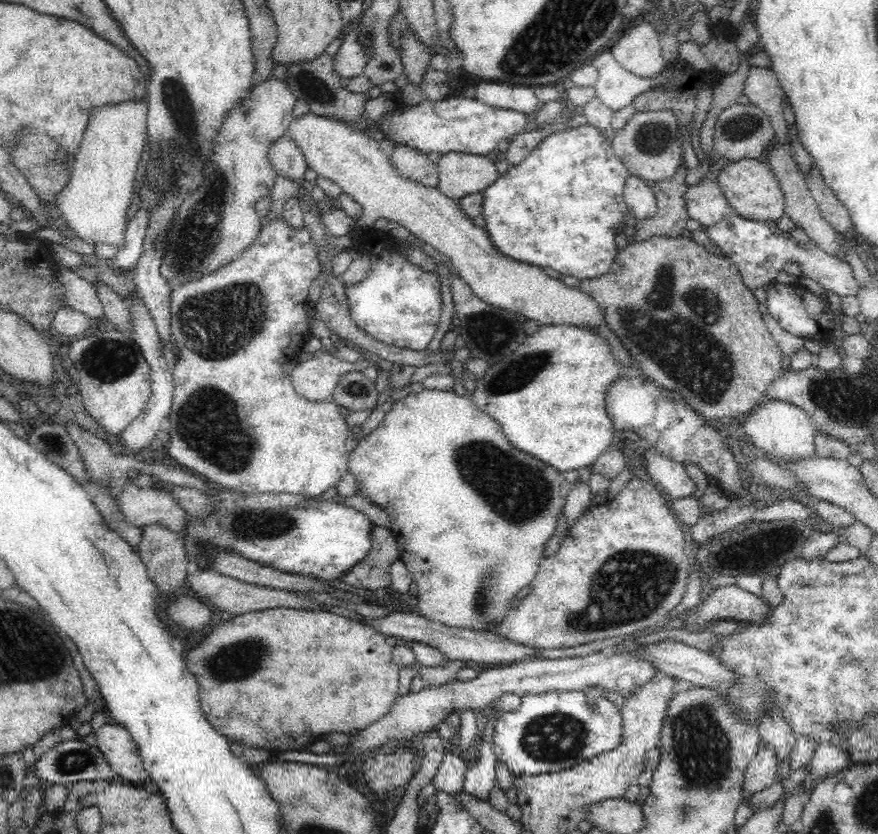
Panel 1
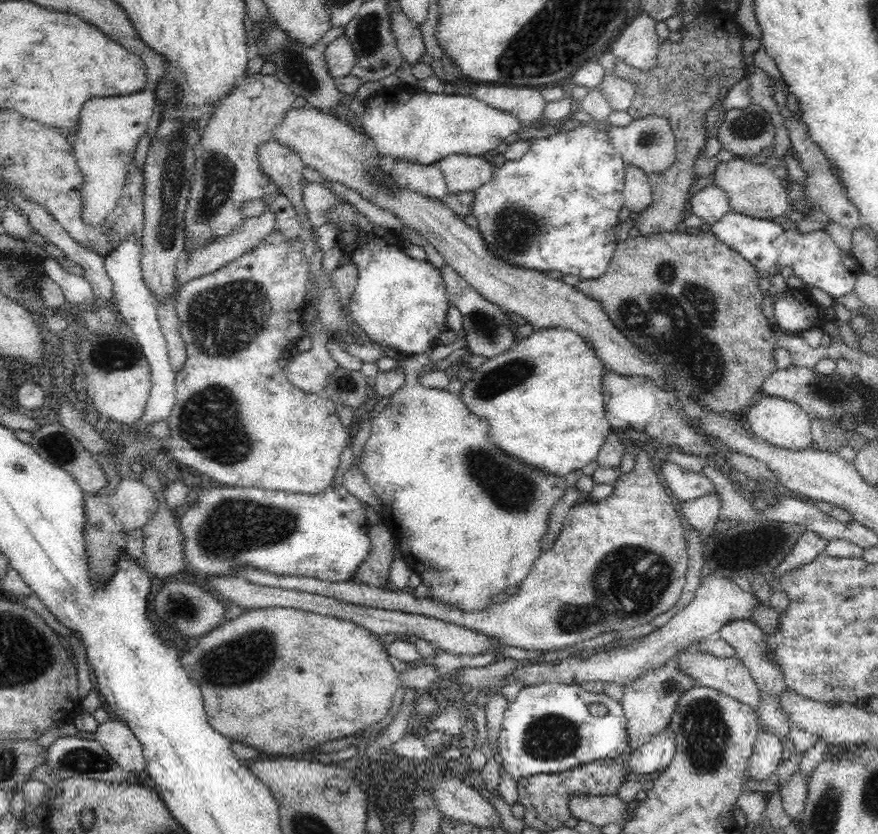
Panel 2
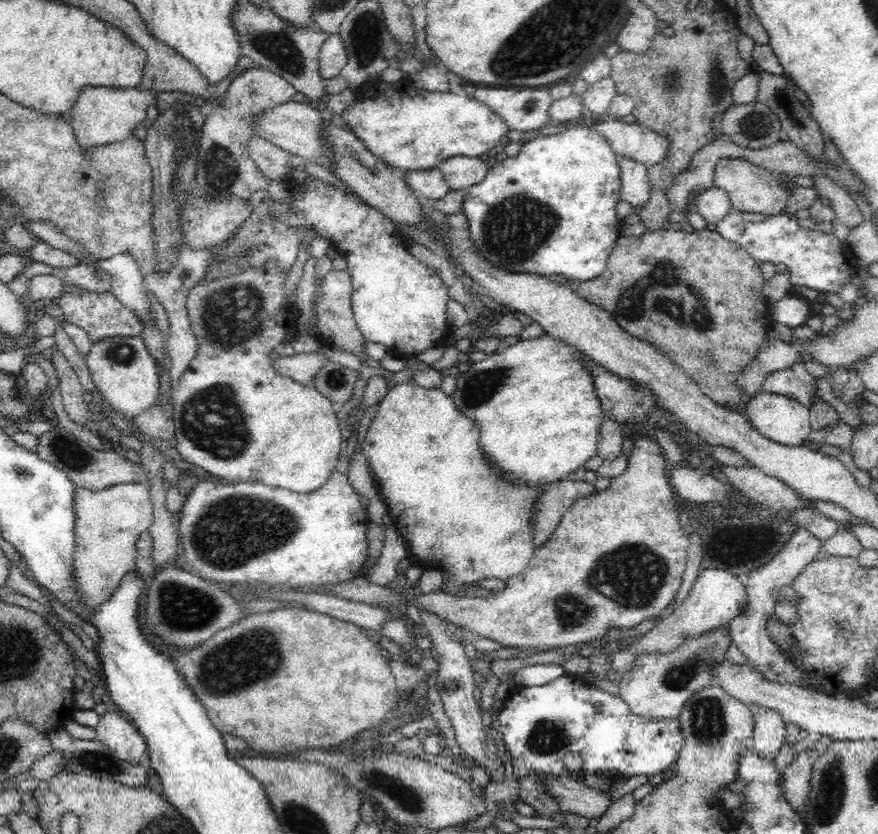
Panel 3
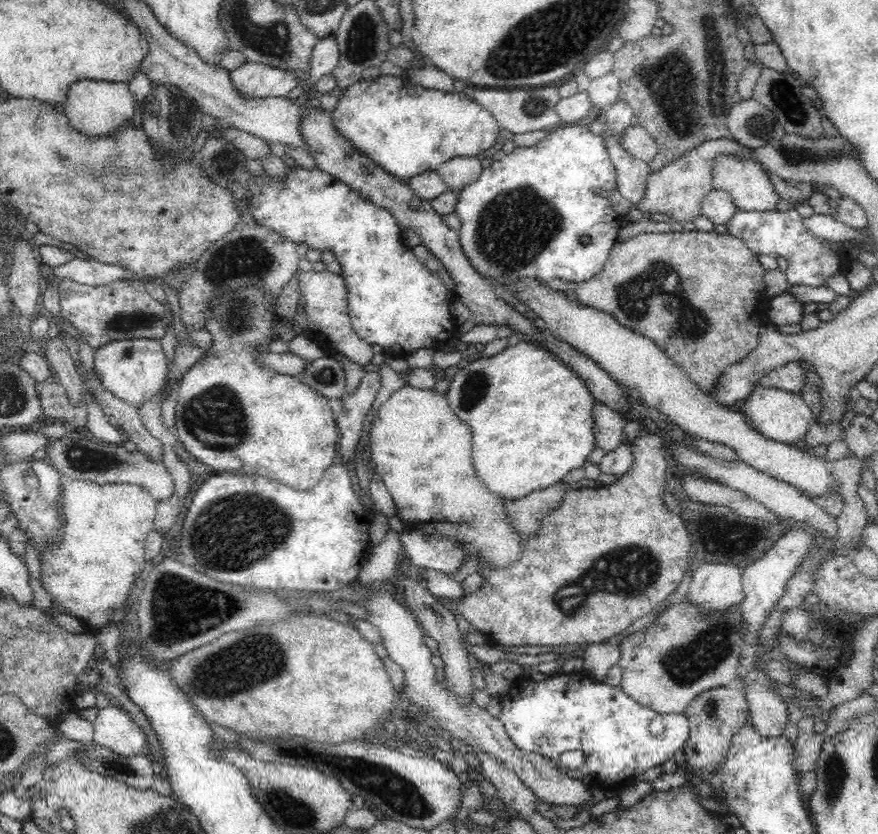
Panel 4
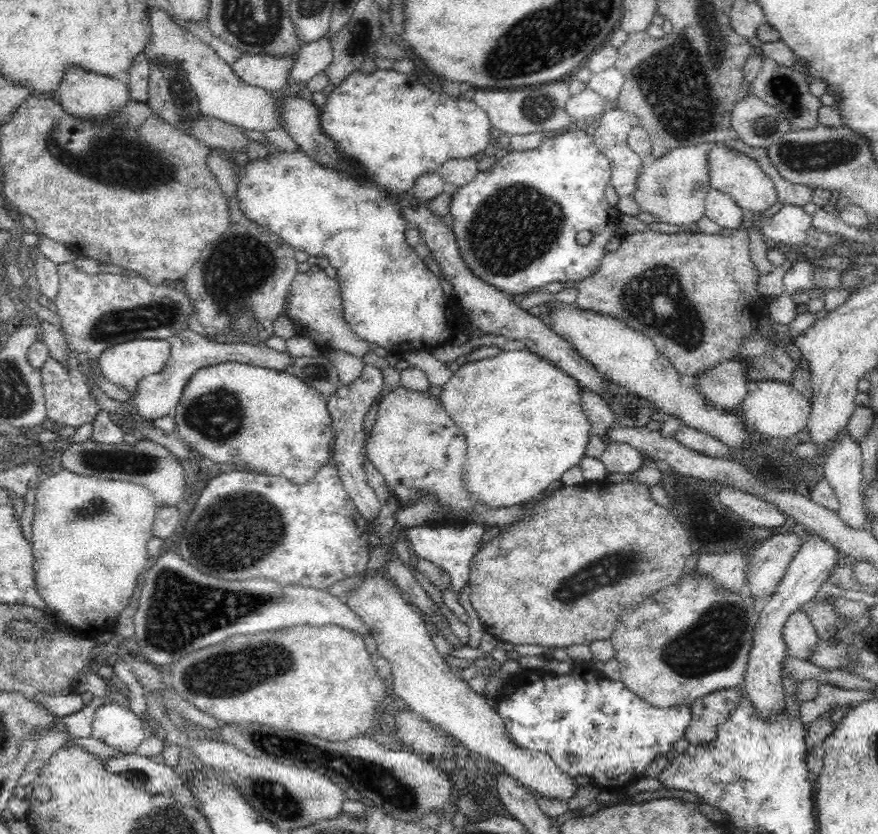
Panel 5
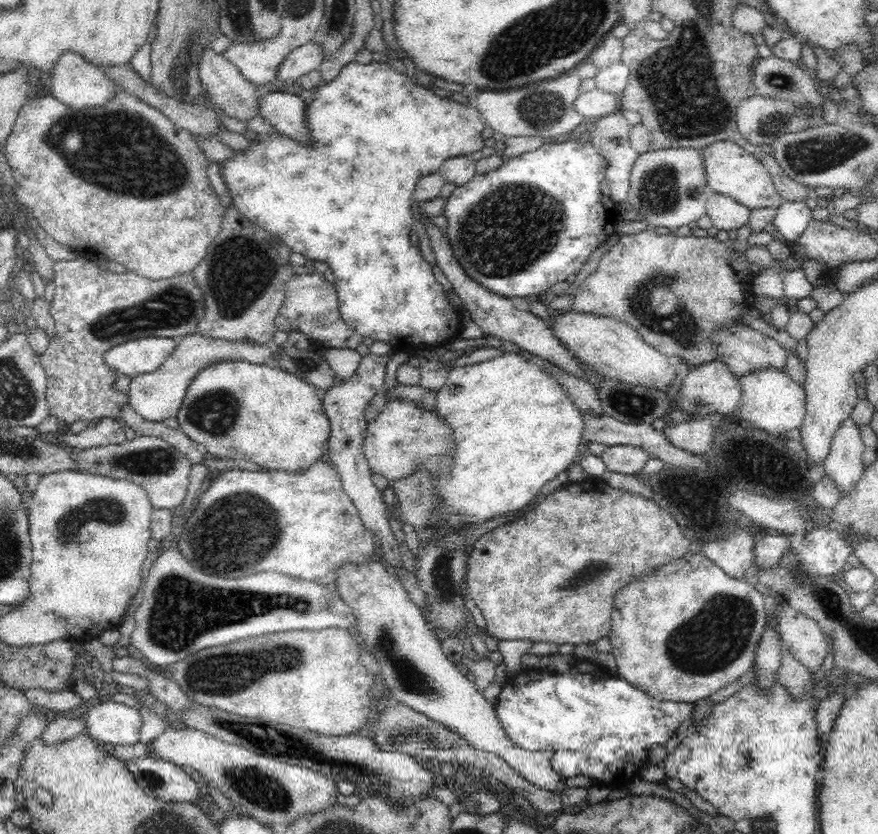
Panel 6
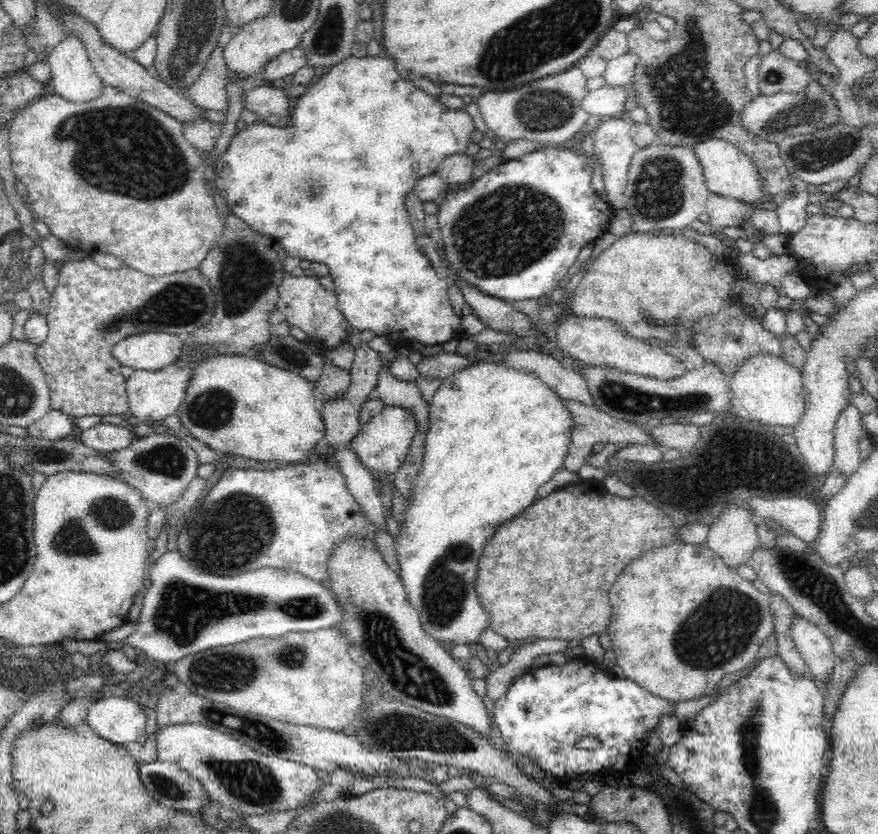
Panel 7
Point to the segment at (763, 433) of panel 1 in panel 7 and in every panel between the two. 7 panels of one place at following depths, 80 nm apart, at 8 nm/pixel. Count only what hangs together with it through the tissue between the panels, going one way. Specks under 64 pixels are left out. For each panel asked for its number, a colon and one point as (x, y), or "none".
2: (782, 424)
3: (783, 420)
4: (780, 416)
5: (777, 410)
6: (771, 401)
7: (766, 389)

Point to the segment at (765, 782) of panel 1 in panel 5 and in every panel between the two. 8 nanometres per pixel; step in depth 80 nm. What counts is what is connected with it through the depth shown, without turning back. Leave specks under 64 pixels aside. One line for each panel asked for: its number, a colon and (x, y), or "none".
2: (765, 758)
3: (769, 734)
4: (768, 714)
5: (763, 684)

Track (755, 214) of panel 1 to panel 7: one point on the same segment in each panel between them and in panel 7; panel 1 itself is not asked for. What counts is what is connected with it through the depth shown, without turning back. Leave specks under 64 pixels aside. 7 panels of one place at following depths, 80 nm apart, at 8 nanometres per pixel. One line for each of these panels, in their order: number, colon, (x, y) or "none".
2: (754, 190)
3: (751, 188)
4: (749, 186)
5: (731, 172)
6: (733, 172)
7: (730, 173)

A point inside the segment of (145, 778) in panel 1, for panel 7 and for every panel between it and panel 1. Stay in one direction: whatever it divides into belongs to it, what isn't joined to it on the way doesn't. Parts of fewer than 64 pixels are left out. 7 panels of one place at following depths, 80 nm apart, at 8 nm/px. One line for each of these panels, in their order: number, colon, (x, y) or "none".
2: (116, 738)
3: (114, 731)
4: (113, 728)
5: (114, 723)
6: (112, 723)
7: (115, 719)

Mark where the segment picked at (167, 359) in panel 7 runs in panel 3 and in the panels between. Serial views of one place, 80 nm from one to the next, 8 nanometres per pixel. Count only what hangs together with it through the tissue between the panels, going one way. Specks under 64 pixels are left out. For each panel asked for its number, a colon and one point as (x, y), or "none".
3: (125, 375)
4: (134, 370)
5: (125, 364)
6: (144, 355)

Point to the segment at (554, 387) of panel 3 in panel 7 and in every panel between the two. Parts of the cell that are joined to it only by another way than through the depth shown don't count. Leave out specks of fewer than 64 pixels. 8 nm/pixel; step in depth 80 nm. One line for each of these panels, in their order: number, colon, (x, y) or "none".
4: (532, 417)
5: (523, 418)
6: (515, 429)
7: (495, 436)

